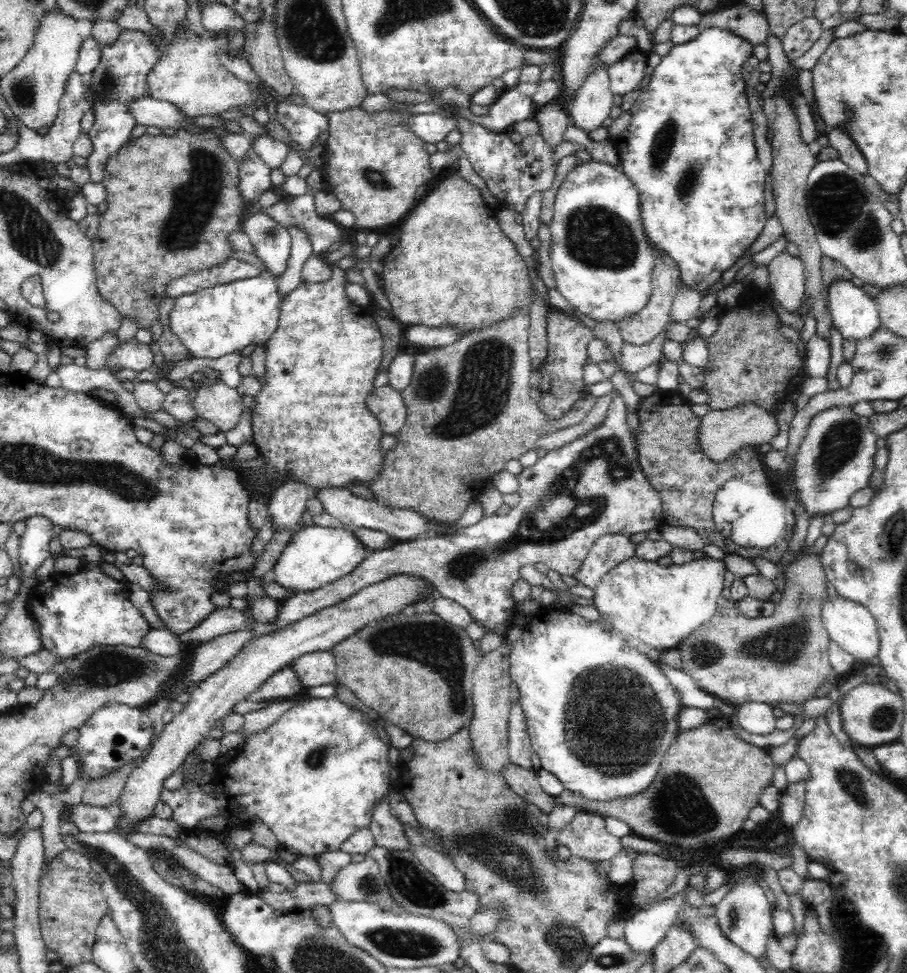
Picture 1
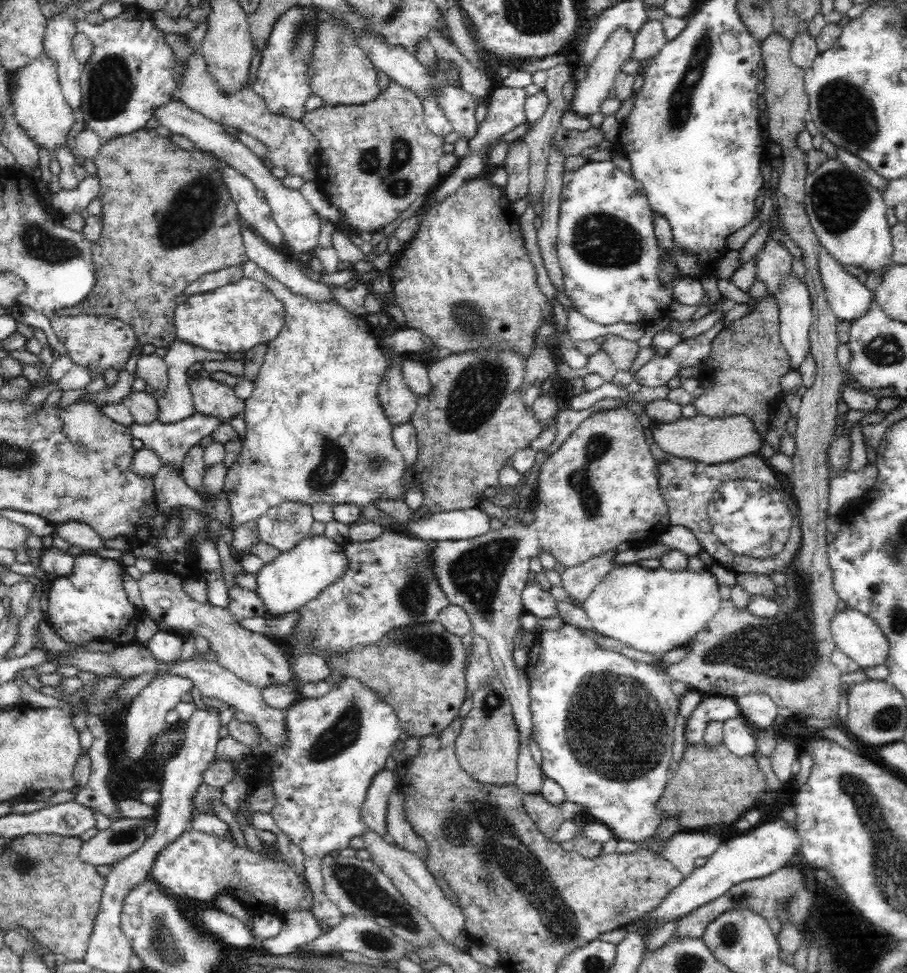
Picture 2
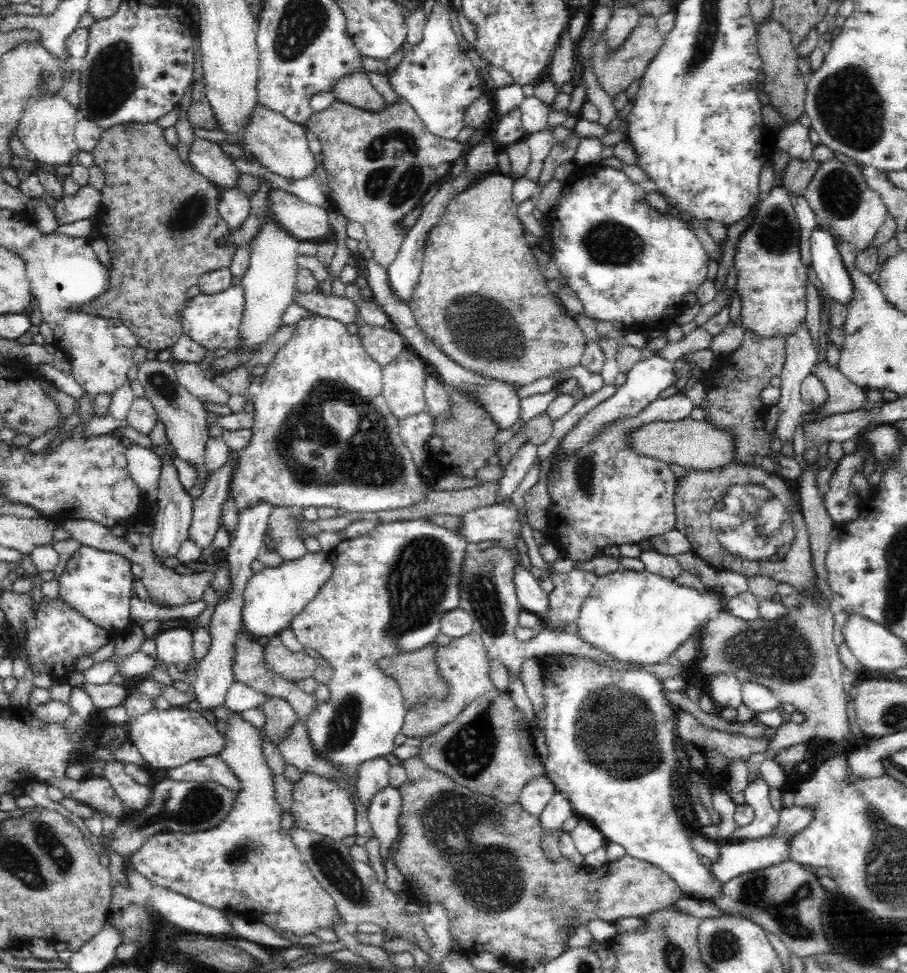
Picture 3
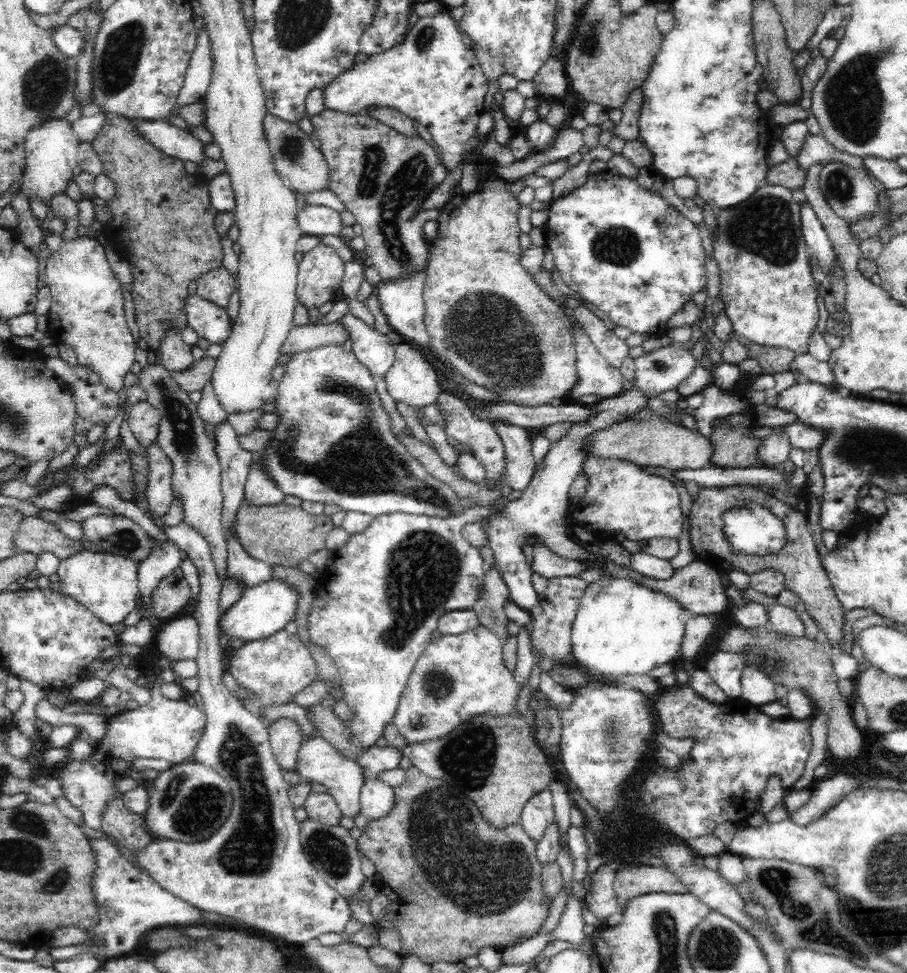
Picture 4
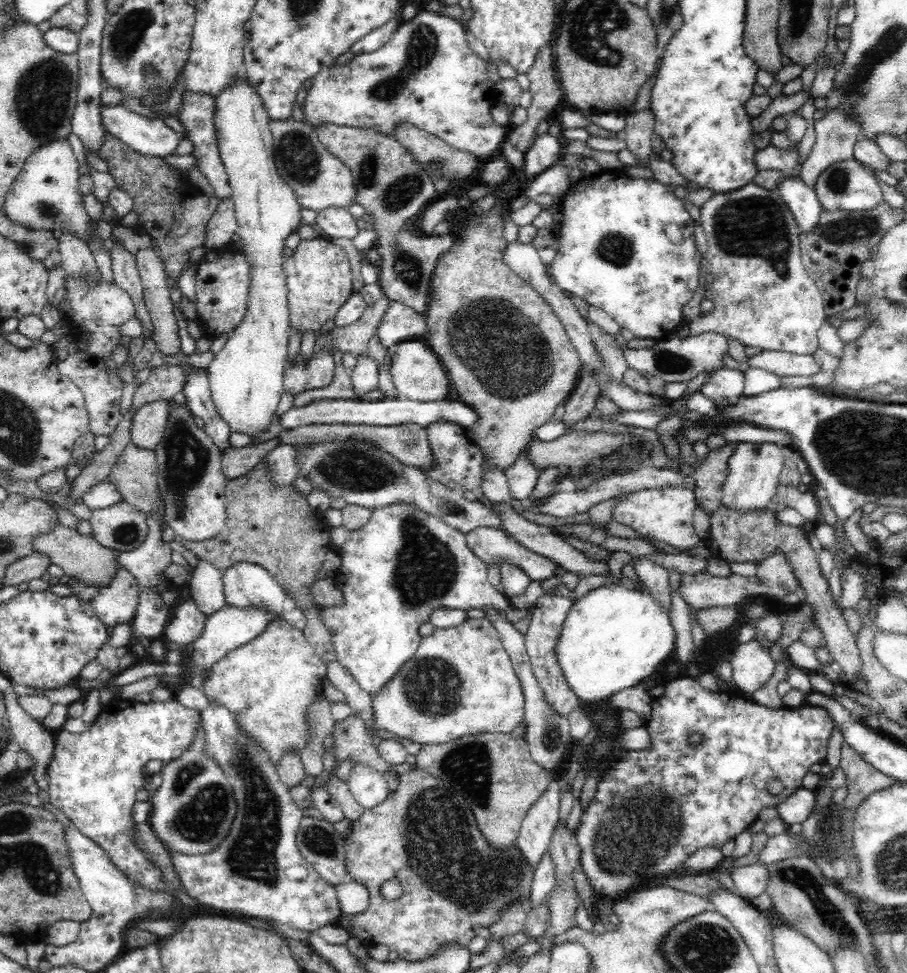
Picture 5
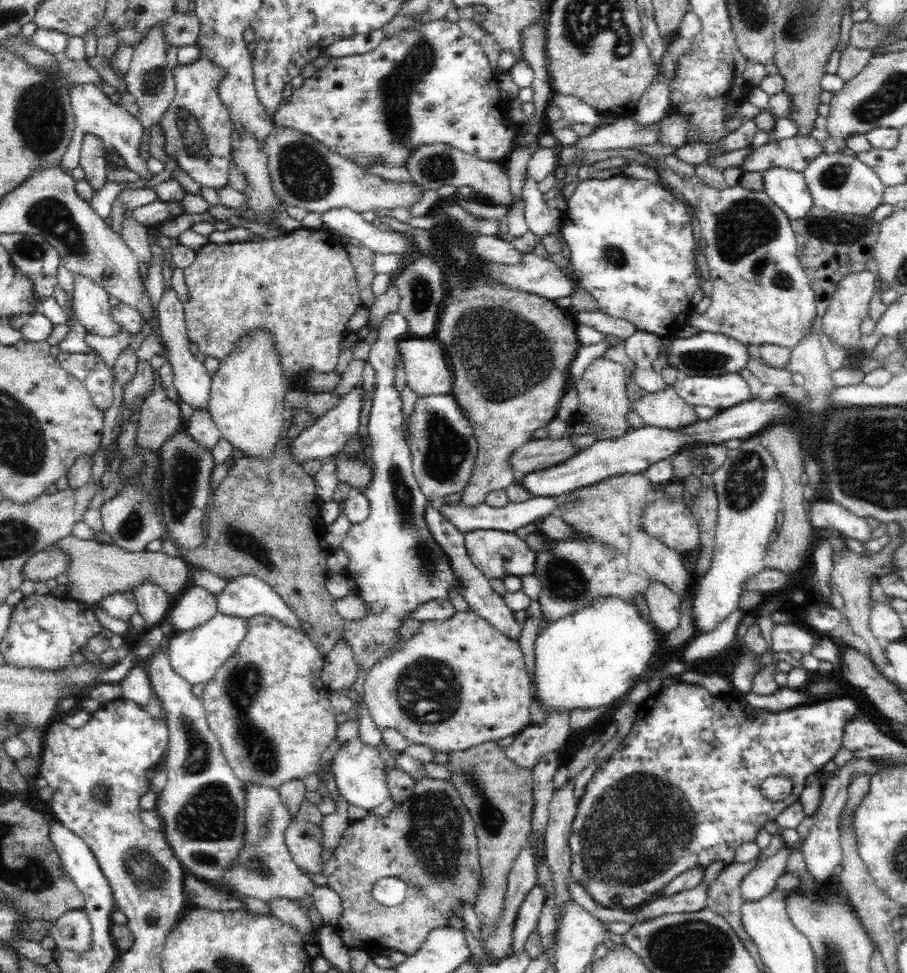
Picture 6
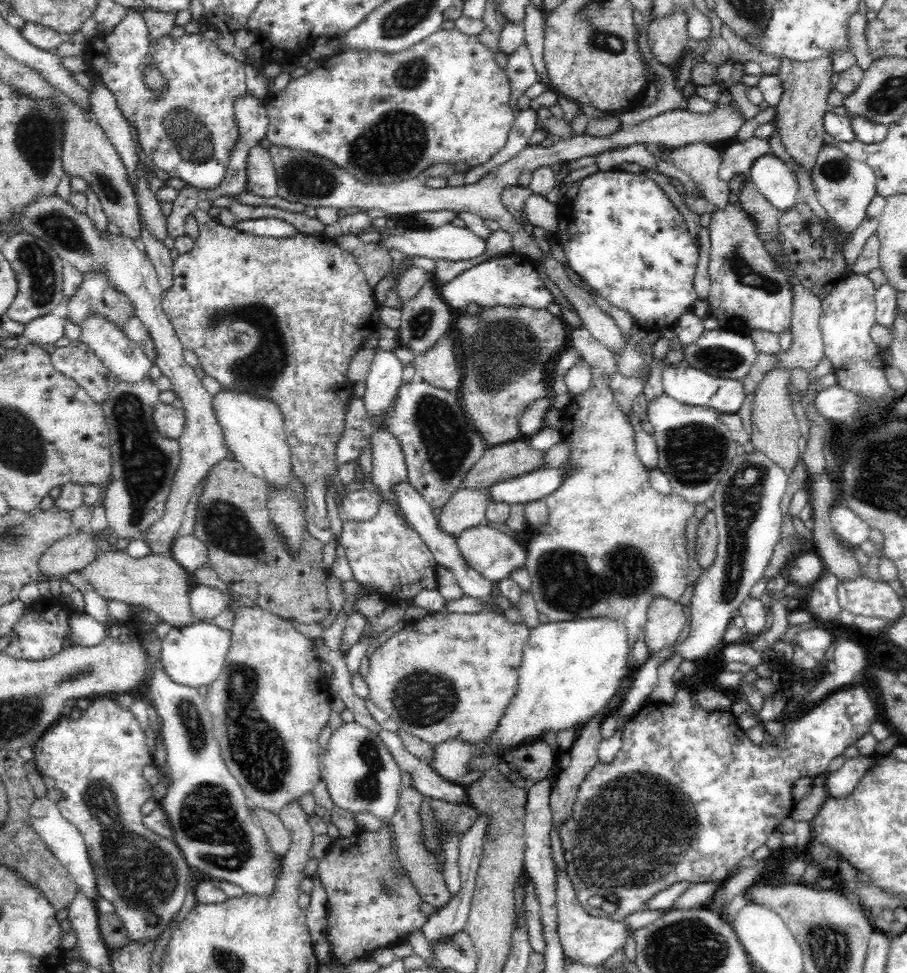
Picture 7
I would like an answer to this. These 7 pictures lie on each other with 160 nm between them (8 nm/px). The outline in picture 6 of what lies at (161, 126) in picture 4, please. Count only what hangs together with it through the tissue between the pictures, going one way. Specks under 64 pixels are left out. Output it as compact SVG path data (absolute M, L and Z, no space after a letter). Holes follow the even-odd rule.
M76 84L68 91L68 99L71 100L71 107L75 116L75 129L61 162L64 170L71 173L72 170L78 168L84 135L94 135L102 139L110 149L118 152L118 156L122 157L122 162L125 162L125 167L128 170L132 170L132 172L136 172L142 177L150 176L144 161L138 155L138 150L142 148L142 140L144 140L144 135L142 135L144 131L142 131L142 125L140 125L138 117L130 115L117 103L113 104L108 96L104 94L102 88L96 84Z

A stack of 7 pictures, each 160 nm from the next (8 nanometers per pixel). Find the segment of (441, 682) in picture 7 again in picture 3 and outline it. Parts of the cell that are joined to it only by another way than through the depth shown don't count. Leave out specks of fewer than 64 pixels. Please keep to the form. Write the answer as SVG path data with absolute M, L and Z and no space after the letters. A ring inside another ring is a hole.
M472 631L466 636L451 639L450 643L440 646L436 651L440 676L450 686L447 687L446 698L428 698L422 706L412 706L406 712L401 726L401 732L407 738L424 738L438 732L446 724L450 724L476 697L489 693L495 688L489 677L492 658L481 636Z

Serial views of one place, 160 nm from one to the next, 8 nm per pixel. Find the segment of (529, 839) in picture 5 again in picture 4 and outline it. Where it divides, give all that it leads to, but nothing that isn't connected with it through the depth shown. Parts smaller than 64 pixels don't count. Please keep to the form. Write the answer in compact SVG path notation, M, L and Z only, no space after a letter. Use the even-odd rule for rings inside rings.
M544 790L538 796L530 798L524 806L519 824L522 826L524 833L535 842L536 847L538 842L544 838L546 830L555 821L554 814L554 804L549 790Z

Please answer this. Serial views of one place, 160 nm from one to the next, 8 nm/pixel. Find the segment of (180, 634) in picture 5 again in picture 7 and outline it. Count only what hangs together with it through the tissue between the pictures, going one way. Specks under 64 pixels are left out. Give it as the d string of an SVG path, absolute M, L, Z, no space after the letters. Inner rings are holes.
M199 584L189 594L190 608L201 622L212 620L227 606L227 598L219 589Z

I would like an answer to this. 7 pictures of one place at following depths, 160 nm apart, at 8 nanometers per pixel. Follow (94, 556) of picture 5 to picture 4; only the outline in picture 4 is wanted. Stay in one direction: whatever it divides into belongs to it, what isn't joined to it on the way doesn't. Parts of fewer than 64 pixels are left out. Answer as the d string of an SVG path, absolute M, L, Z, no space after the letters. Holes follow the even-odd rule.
M31 516L24 517L13 536L13 542L20 552L37 555L50 552L61 562L84 550L81 541L70 539L54 523Z

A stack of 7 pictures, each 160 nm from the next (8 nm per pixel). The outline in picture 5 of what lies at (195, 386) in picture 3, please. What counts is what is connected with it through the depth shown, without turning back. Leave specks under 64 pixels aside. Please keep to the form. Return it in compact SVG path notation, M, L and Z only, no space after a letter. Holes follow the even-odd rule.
M139 248L134 256L143 286L143 302L154 324L153 339L157 345L157 351L162 352L165 356L176 355L181 350L181 343L178 339L178 324L172 310L173 302L170 298L170 286L165 275L164 263L161 262L161 258L156 254L156 251L148 248Z

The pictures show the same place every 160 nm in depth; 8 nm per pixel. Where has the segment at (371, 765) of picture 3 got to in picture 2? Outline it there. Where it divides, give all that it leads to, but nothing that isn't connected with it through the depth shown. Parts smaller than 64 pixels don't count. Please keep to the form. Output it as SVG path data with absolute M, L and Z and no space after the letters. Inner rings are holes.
M381 769L371 781L365 802L361 807L364 825L369 831L375 831L386 843L392 844L392 838L385 830L386 810L389 795L398 789L392 770Z

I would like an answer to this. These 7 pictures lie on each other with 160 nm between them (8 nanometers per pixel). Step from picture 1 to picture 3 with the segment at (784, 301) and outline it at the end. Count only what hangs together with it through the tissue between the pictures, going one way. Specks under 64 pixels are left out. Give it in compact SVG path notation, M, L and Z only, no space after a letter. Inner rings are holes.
M805 326L798 328L796 336L790 336L786 339L786 364L781 372L780 397L778 400L778 422L774 430L774 435L781 443L788 440L793 440L796 430L798 430L801 421L801 414L804 410L801 399L801 384L802 381L814 372L814 366L817 364L817 353L814 351L812 338Z

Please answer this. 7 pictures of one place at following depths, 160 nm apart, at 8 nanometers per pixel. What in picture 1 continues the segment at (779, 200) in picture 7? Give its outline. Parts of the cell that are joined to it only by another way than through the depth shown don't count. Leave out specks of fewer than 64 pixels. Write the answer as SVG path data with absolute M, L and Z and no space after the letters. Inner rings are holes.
M851 281L831 283L827 298L833 326L844 339L862 340L881 326L875 300Z

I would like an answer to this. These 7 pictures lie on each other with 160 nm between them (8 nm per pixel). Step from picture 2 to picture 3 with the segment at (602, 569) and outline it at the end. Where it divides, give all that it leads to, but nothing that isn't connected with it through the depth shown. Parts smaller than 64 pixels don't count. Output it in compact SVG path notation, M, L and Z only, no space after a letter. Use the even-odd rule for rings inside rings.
M570 570L550 577L553 588L546 594L548 610L538 614L538 618L543 626L574 633L573 630L567 630L567 626L577 622L582 603L598 576L590 572Z

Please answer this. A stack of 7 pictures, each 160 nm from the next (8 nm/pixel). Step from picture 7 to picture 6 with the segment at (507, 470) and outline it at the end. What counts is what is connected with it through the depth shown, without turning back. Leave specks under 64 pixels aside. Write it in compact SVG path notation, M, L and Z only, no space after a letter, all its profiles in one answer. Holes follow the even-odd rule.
M567 436L556 440L533 438L512 452L511 469L516 478L528 472L550 468L572 458L576 453Z

